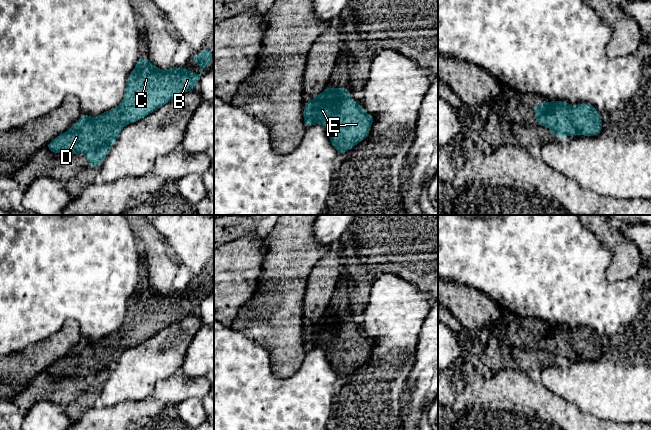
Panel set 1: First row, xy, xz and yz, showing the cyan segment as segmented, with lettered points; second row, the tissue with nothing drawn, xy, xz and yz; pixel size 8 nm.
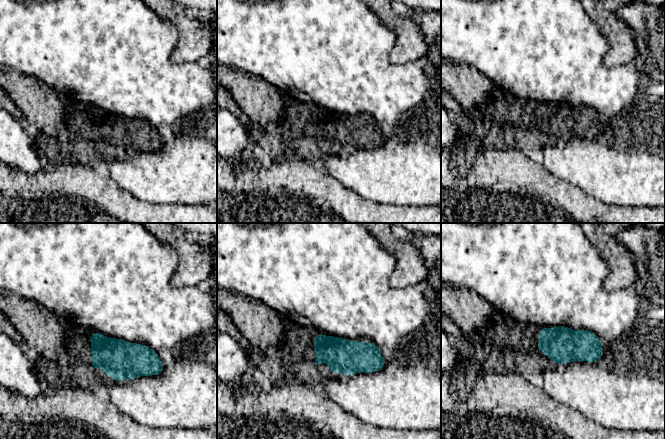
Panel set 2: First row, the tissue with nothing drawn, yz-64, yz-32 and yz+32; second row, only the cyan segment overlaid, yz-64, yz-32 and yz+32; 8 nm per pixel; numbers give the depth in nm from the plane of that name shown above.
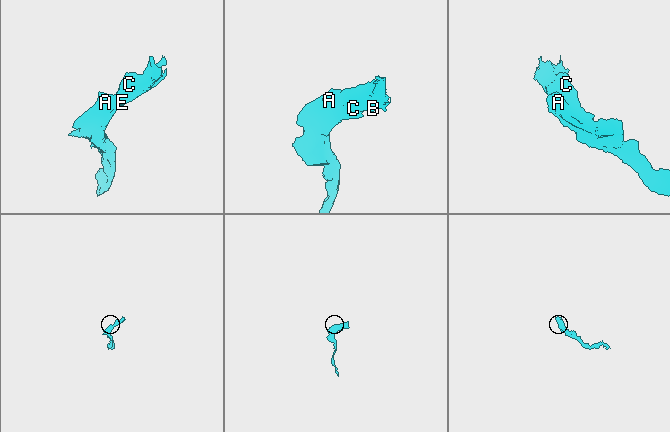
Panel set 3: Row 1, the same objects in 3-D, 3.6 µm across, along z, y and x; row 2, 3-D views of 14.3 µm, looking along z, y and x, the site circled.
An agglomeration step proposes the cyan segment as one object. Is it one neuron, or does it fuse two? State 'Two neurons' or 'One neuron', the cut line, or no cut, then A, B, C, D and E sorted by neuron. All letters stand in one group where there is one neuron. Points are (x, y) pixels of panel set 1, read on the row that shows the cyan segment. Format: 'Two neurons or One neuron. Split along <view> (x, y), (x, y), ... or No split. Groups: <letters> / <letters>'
One neuron. No split. Groups: A B C D E

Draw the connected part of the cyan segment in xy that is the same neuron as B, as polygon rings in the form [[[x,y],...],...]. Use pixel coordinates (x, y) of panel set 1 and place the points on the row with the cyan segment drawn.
[[[207,47],[193,58],[192,63],[200,66],[200,74],[194,74],[185,67],[159,69],[150,60],[144,57],[139,58],[127,80],[123,99],[115,109],[110,109],[96,117],[82,113],[69,130],[55,137],[46,147],[53,153],[83,154],[90,166],[97,168],[102,164],[119,133],[127,124],[143,119],[171,100],[197,87],[203,68],[205,66],[208,68],[212,63],[212,51]]]

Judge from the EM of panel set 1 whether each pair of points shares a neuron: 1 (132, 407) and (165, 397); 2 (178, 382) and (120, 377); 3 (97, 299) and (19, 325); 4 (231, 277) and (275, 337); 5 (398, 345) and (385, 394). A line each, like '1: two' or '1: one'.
1: two
2: two
3: one
4: two
5: one

